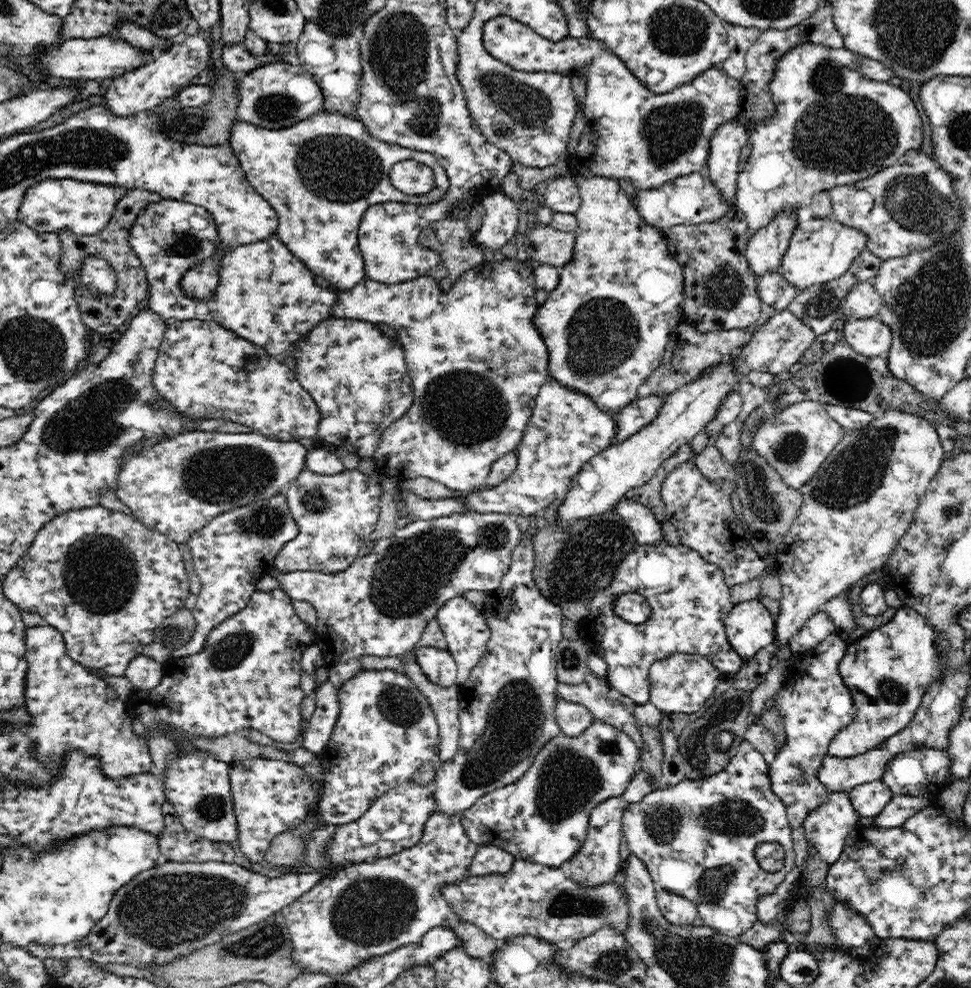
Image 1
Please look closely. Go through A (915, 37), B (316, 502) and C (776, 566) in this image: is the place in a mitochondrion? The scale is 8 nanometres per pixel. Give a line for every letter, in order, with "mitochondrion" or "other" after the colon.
A: mitochondrion
B: mitochondrion
C: other

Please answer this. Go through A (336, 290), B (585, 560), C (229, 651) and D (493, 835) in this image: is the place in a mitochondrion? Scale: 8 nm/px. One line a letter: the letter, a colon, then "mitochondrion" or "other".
A: other
B: mitochondrion
C: mitochondrion
D: other

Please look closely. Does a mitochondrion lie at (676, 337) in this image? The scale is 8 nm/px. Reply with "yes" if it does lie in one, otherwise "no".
no

